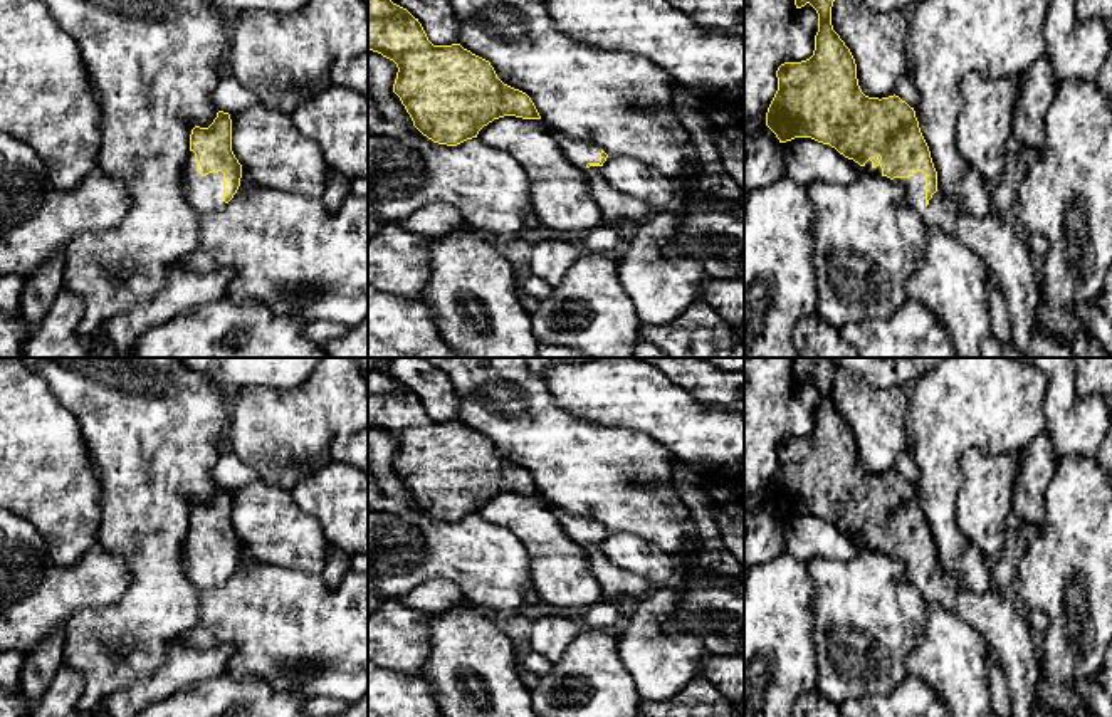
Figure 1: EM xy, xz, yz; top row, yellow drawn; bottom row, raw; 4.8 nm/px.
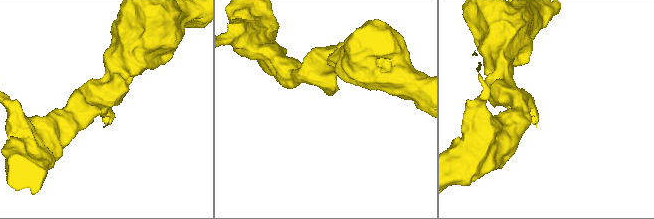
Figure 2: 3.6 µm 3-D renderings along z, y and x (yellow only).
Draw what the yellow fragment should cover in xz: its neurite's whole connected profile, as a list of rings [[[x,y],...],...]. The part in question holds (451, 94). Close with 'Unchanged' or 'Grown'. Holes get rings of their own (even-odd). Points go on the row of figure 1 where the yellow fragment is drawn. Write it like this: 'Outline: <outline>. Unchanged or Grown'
Outline: [[[368,0],[368,50],[396,64],[393,92],[433,143],[457,146],[504,116],[541,119],[531,97],[504,84],[489,60],[460,44],[433,45],[418,18],[391,0]]]. Unchanged

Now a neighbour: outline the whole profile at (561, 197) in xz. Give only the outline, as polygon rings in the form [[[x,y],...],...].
[[[504,116],[484,126],[477,138],[509,153],[524,168],[534,213],[544,227],[590,232],[600,225],[603,215],[585,170],[566,158],[543,119]]]

